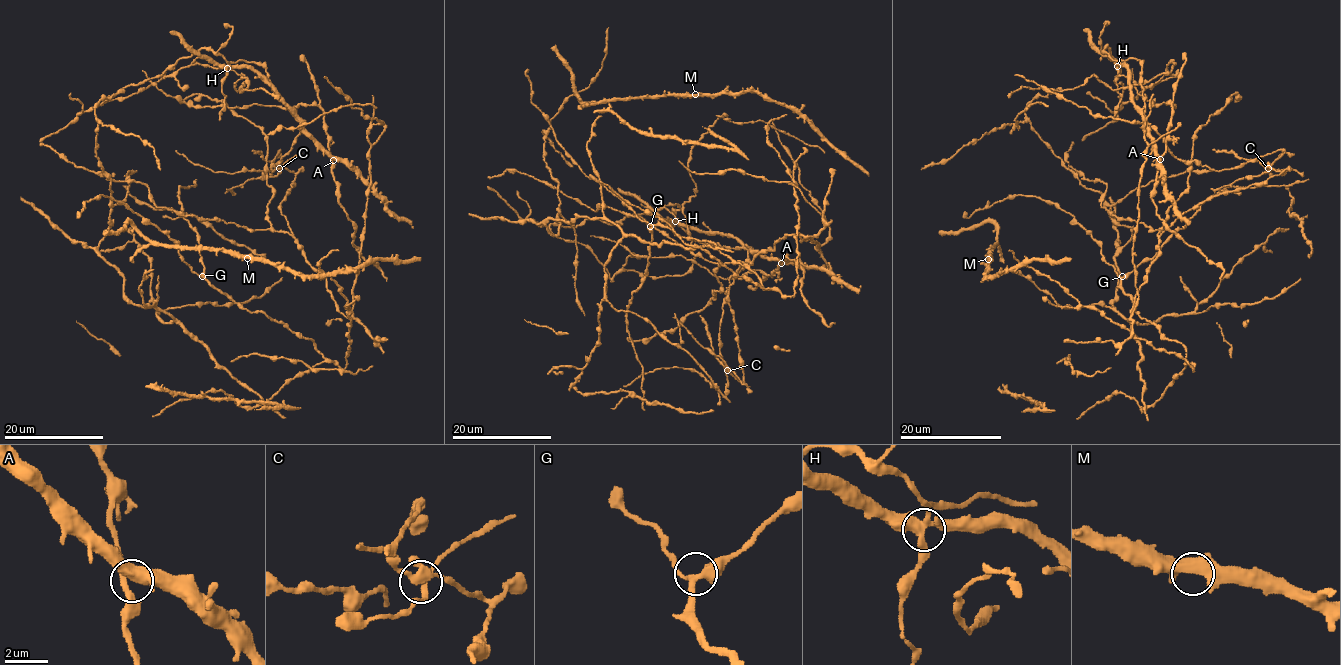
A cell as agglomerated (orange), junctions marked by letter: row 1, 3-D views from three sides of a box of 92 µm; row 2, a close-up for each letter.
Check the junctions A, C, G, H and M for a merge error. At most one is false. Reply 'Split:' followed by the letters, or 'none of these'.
Split: none of these

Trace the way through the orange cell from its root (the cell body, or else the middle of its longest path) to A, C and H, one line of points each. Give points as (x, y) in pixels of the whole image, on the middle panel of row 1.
A: (619, 211), (709, 261), (741, 263), (729, 306), (742, 384), (719, 360), (729, 279), (750, 251), (781, 263)
C: (619, 211), (643, 217), (709, 261), (741, 263), (730, 286), (729, 306), (744, 383), (727, 370)
H: (619, 211), (709, 261), (741, 263), (729, 306), (742, 384), (719, 360), (720, 324), (747, 249), (675, 221)

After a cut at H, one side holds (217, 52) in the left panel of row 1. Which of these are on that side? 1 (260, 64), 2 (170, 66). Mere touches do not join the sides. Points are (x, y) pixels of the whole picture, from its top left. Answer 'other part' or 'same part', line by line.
1: same part
2: same part

